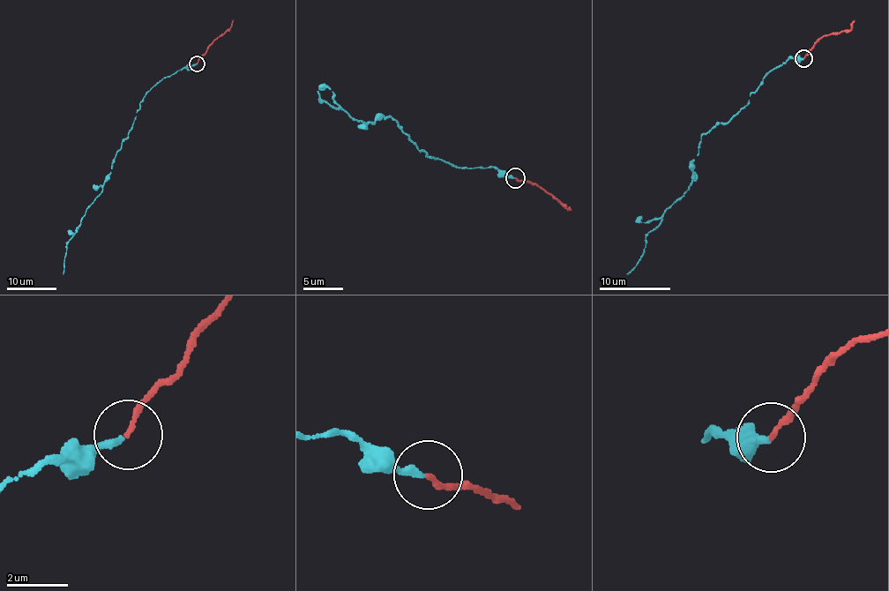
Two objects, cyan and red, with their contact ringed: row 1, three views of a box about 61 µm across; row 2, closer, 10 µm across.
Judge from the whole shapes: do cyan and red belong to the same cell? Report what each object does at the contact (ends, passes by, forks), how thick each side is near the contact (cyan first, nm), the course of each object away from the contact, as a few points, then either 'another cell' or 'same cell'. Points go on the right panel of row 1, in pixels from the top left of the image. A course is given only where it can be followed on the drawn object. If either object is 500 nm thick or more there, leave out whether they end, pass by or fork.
cyan ends | red ends | 220/150 nm | cyan via (803, 59), (792, 56), (783, 62), (737, 114), (700, 137), (693, 183), (645, 236), (643, 257), (626, 273) | red via (803, 57), (814, 42), (830, 33), (847, 32), (855, 19) | same cell

